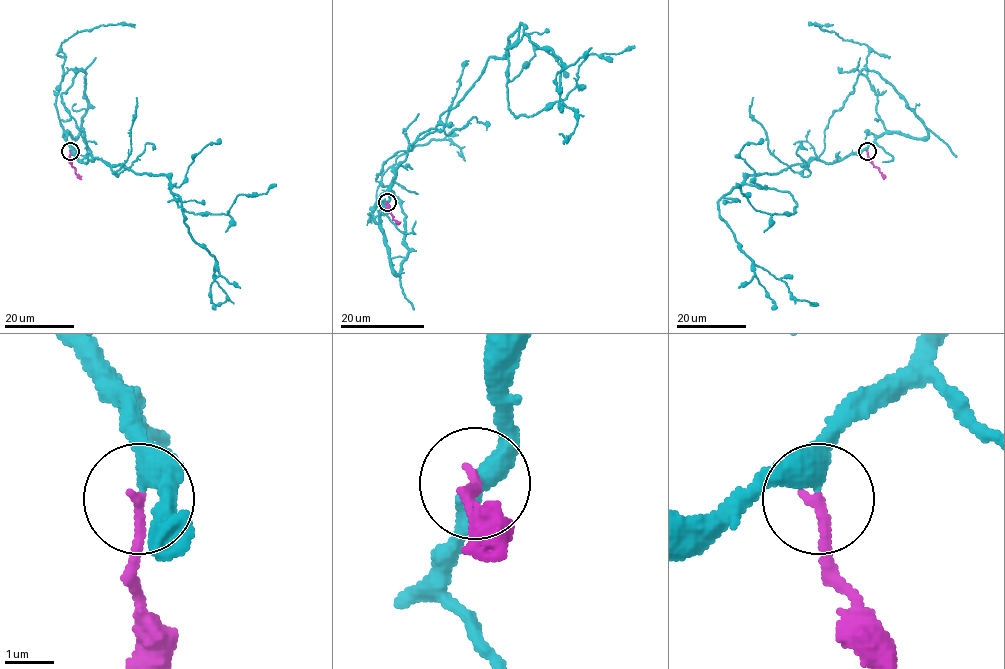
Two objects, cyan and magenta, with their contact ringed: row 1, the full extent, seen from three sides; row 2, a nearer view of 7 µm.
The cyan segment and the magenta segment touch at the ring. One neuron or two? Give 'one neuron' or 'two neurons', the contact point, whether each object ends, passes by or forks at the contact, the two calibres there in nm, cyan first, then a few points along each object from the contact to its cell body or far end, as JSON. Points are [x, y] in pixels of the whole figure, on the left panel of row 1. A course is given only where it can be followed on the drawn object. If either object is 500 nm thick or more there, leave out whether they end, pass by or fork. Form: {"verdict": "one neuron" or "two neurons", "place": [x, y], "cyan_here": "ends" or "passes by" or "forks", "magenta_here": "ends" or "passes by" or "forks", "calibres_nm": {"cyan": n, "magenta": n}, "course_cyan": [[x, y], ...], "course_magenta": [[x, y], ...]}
{"verdict": "one neuron", "place": [70, 151], "cyan_here": "passes by", "magenta_here": "ends", "calibres_nm": {"cyan": 360, "magenta": 200}, "course_cyan": [[70, 150], [85, 163], [165, 175], [190, 236], [214, 257], [228, 299], [213, 304]], "course_magenta": [[70, 150], [70, 163], [81, 179]]}

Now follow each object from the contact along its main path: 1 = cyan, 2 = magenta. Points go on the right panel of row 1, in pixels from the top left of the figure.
1: (867, 150), (830, 163), (814, 158), (776, 173), (746, 175), (718, 201), (719, 215), (738, 248), (809, 304)
2: (867, 150), (867, 157), (883, 179)

